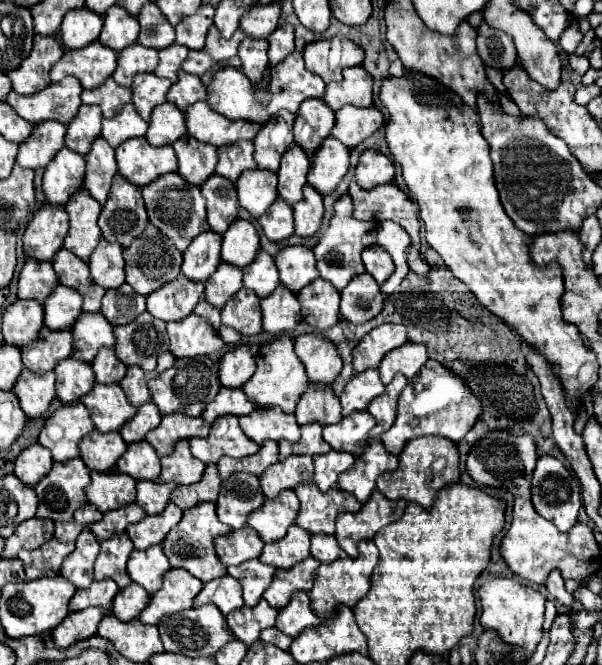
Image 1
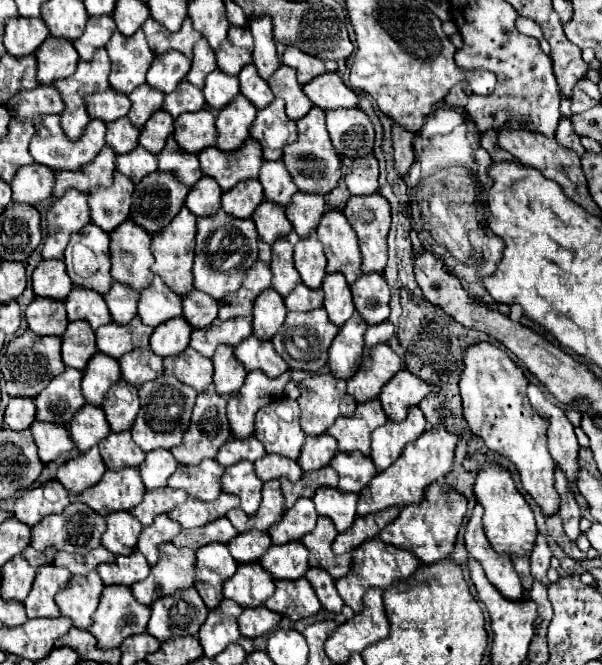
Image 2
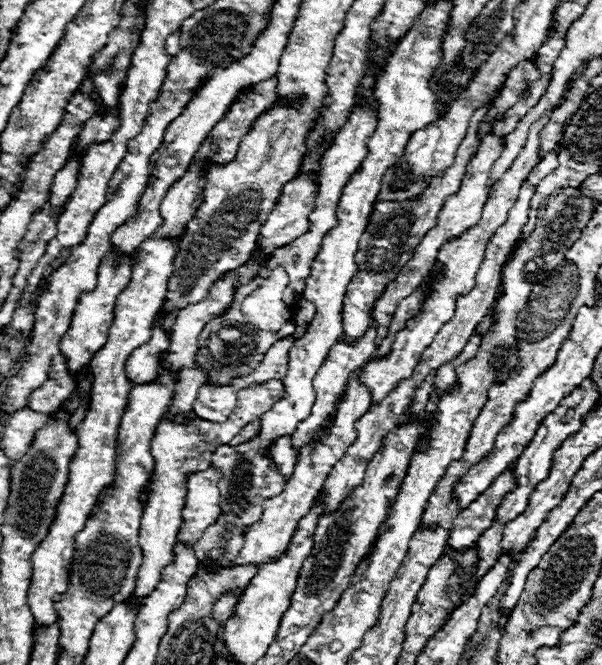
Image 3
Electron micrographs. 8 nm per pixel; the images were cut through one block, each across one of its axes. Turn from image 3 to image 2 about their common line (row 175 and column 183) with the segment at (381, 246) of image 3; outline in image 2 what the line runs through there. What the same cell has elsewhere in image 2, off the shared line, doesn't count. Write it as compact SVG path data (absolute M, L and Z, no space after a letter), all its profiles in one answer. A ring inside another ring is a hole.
M210 386L208 392L198 394L196 400L196 408L192 412L192 420L188 426L188 432L184 434L184 442L176 448L172 448L170 452L174 454L174 458L180 464L186 466L196 466L200 464L204 458L216 458L220 446L230 438L230 428L228 428L228 420L226 420L226 398L224 396L216 396L216 390Z

